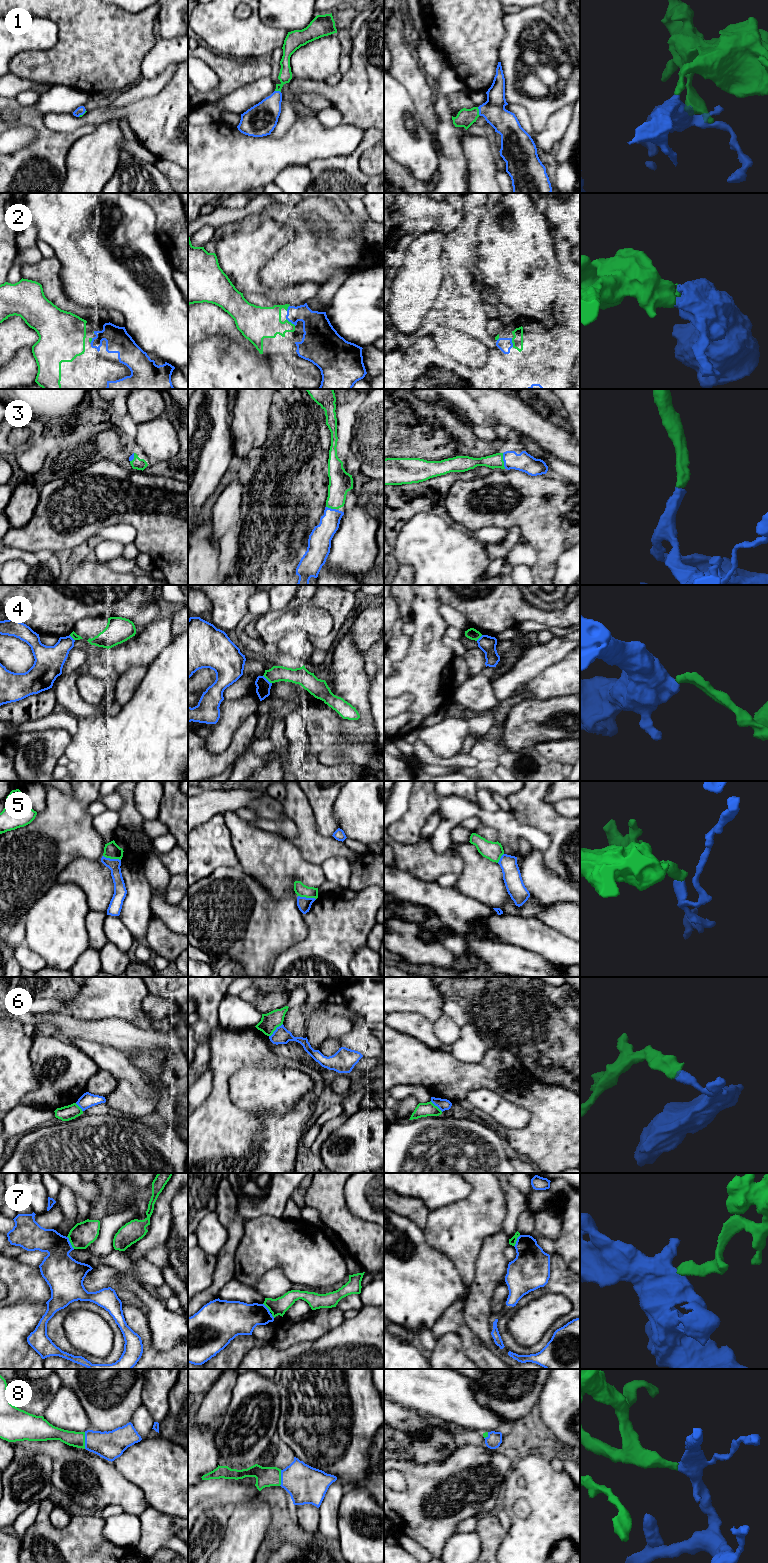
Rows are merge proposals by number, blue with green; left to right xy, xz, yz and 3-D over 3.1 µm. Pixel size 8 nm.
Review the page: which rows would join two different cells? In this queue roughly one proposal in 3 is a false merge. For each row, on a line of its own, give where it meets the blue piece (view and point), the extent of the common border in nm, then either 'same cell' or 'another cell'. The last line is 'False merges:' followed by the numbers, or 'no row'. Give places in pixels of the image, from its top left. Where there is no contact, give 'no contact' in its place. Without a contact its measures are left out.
1: contact yz (479, 111); length 80 nm; same cell
2: contact xz (291, 322); length 100 nm; same cell
3: contact yz (504, 461); length 130 nm; same cell
4: contact xz (266, 679); length 100 nm; another cell
5: contact xy (112, 859); length 150 nm; another cell
6: contact xz (276, 1029); length 160 nm; another cell
7: contact xy (69, 1242); length 120 nm; another cell
8: contact xy (85, 1440); length 140 nm; same cell
False merges: 4, 5, 6, 7

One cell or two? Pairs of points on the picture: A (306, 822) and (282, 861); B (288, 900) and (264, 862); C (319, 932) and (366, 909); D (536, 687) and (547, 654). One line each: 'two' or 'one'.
A: two
B: two
C: one
D: two

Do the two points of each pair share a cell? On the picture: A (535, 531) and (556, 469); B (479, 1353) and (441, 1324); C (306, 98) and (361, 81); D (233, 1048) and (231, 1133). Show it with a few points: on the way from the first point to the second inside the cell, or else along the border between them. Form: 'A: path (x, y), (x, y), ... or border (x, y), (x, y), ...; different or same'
A: border (546, 473), (563, 480), (569, 486); different
B: path (474, 1342), (456, 1324), (452, 1324); same
C: border (297, 95), (320, 93), (332, 105); different
D: path (222, 1069), (221, 1112); same

